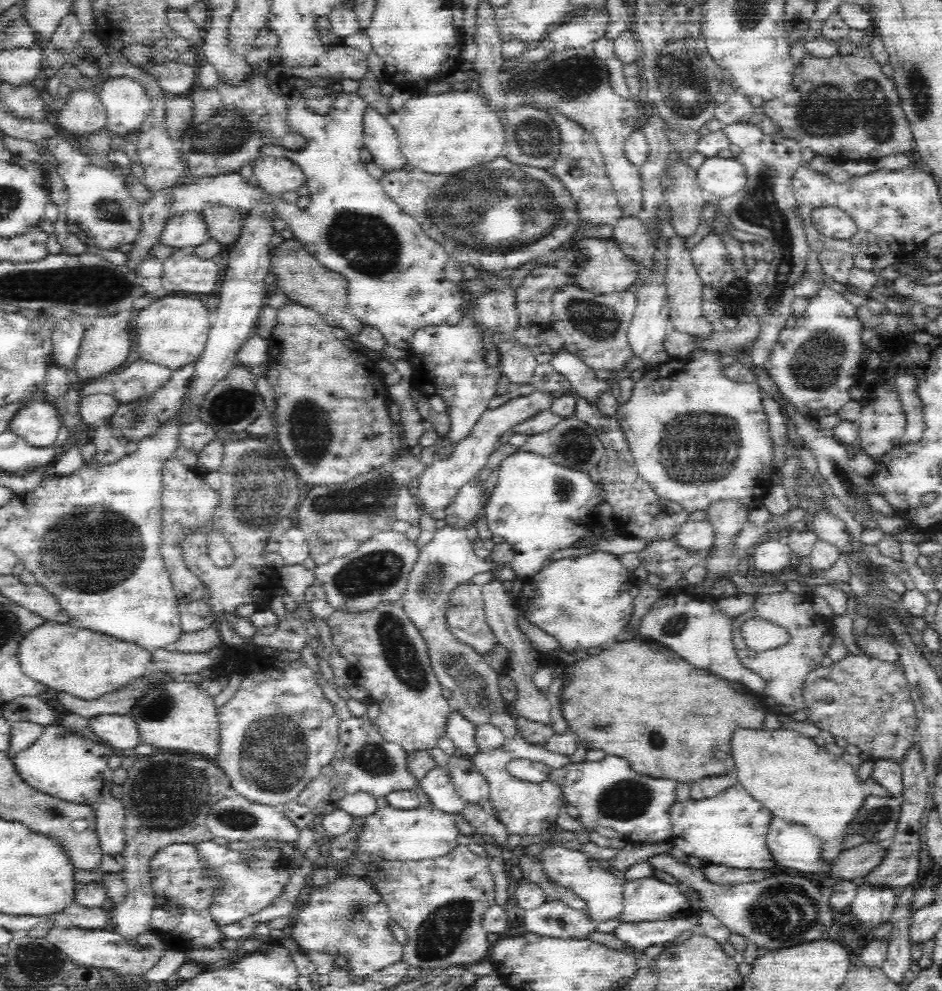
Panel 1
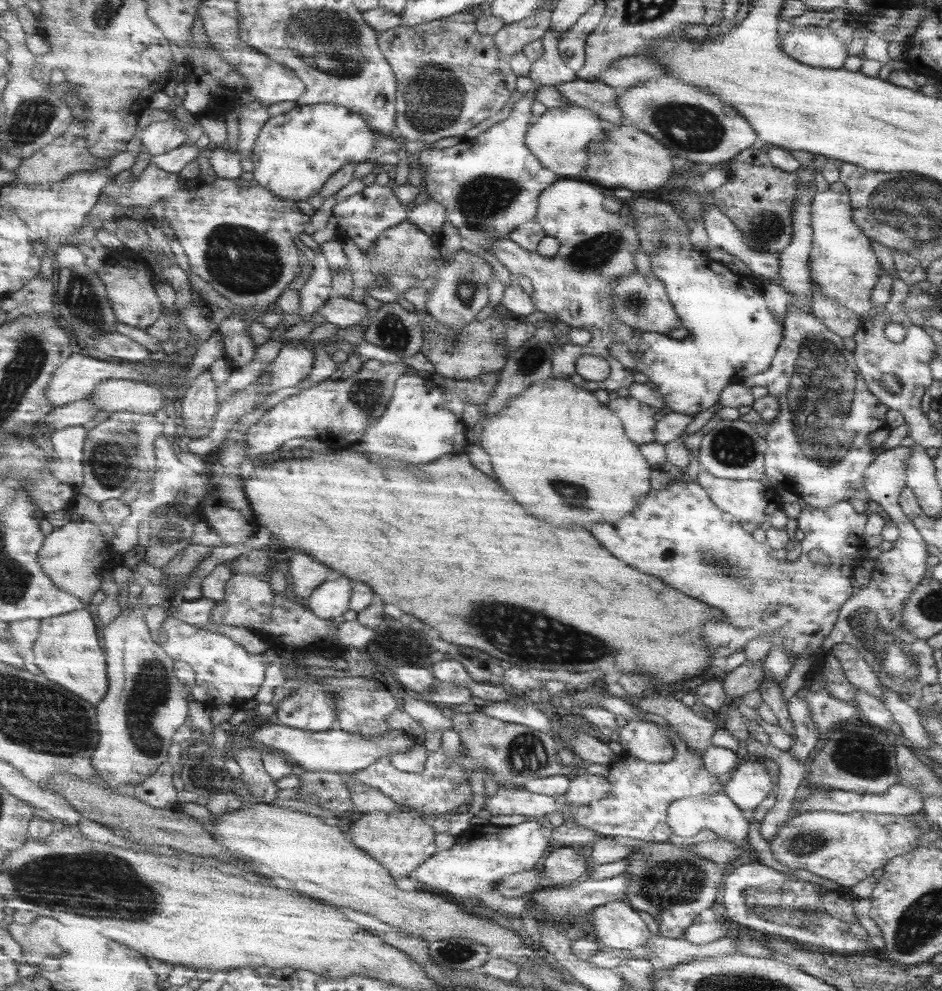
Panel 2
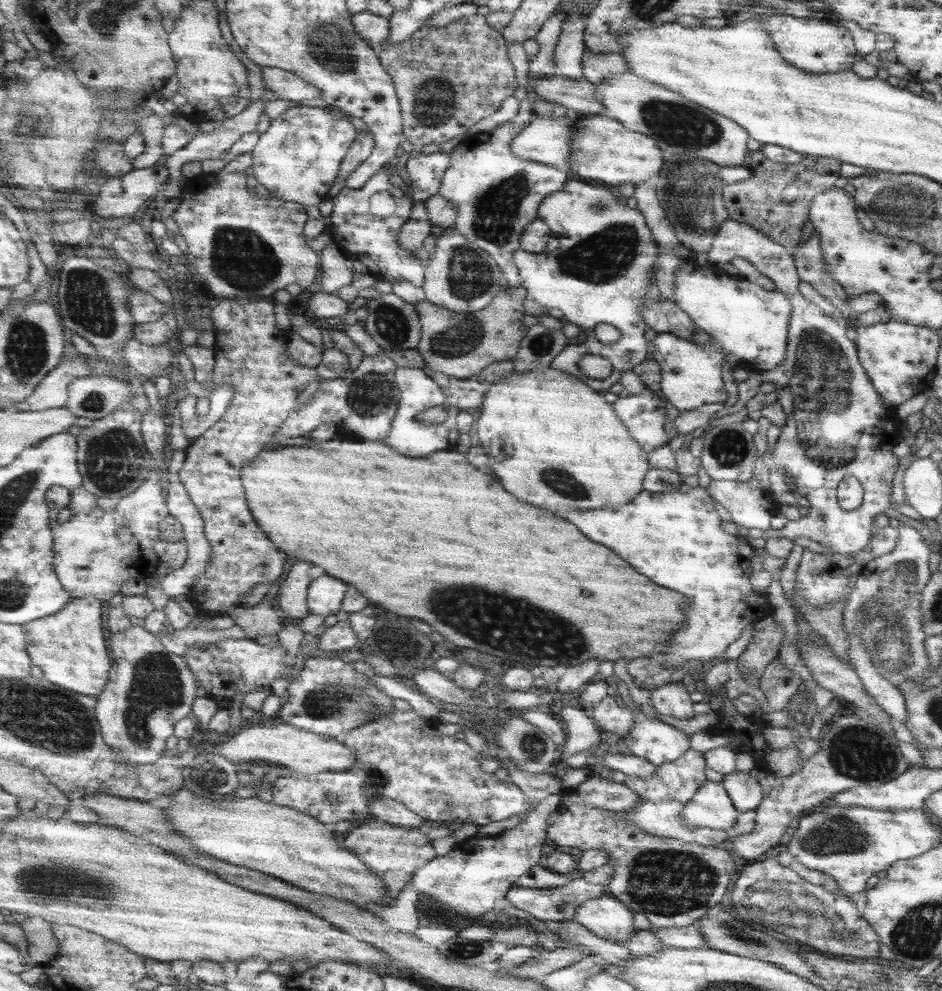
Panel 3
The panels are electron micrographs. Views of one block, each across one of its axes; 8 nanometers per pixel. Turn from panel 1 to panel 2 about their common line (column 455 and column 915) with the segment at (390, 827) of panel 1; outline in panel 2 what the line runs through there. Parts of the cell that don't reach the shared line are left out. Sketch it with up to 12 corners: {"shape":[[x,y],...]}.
{"shape":[[801,812],[769,842],[787,868],[851,888],[917,848],[917,822]]}

